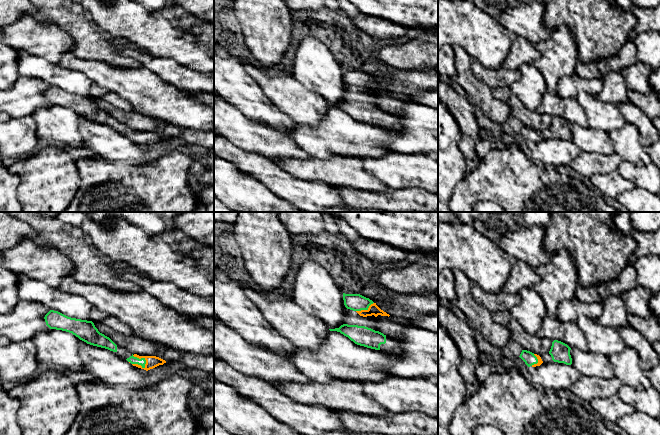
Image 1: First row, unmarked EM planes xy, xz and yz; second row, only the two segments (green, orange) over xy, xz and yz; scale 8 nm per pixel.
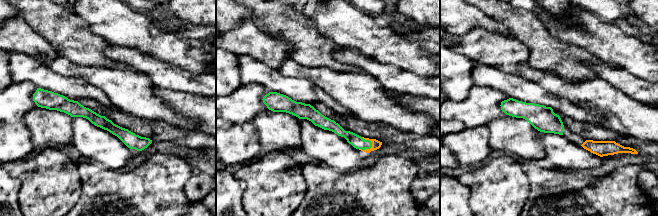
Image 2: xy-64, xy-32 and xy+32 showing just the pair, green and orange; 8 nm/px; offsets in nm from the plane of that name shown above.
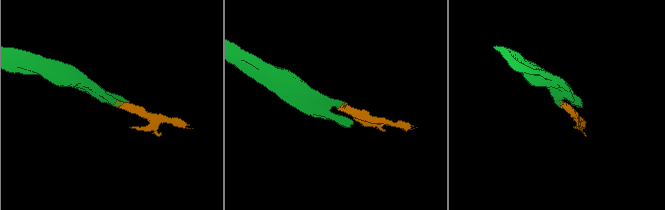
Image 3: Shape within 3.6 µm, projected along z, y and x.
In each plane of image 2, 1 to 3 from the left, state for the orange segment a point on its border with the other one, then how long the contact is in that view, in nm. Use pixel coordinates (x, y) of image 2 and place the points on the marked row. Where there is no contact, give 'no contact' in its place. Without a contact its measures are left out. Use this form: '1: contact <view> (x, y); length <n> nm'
1: no contact
2: contact xy-32 (370, 141); length 130 nm
3: no contact

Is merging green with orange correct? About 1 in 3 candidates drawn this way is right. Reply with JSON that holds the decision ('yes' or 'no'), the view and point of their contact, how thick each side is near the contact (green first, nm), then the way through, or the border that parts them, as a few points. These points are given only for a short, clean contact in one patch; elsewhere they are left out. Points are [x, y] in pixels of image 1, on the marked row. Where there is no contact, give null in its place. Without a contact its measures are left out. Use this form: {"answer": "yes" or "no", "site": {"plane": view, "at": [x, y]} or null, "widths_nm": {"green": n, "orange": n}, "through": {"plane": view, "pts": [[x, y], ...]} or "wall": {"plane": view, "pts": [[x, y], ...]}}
{"answer": "yes", "site": {"plane": "xy", "at": [142, 358]}, "widths_nm": {"green": 60, "orange": 100}, "through": {"plane": "xy", "pts": [[133, 360], [142, 358], [146, 361], [151, 361]]}}

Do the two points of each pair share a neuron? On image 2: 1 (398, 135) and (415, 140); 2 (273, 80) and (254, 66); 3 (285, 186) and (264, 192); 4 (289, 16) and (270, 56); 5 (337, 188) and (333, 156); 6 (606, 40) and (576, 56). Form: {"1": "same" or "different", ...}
{"1": "same", "2": "same", "3": "same", "4": "different", "5": "different", "6": "different"}

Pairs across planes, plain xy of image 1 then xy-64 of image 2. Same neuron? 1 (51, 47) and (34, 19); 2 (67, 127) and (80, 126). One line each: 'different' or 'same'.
1: different
2: different

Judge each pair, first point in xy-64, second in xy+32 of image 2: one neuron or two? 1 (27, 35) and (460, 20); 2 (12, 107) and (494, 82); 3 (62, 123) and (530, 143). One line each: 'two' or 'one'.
1: two
2: two
3: one

